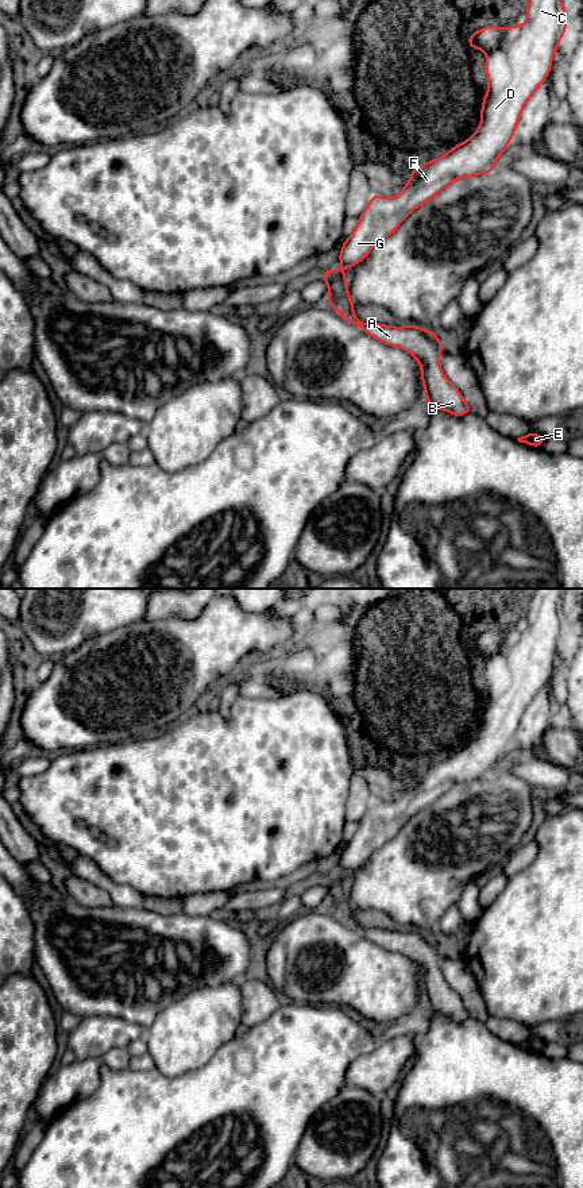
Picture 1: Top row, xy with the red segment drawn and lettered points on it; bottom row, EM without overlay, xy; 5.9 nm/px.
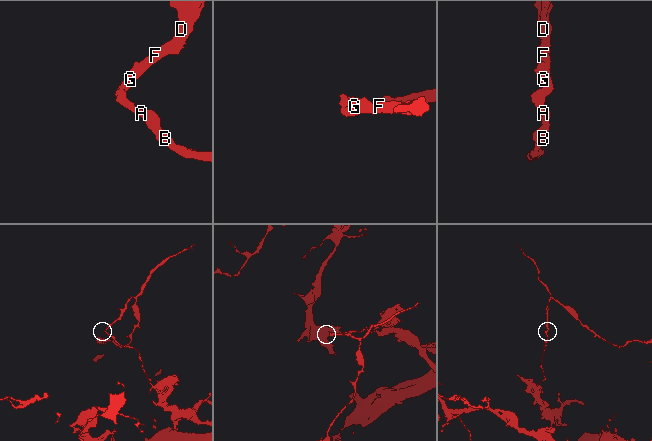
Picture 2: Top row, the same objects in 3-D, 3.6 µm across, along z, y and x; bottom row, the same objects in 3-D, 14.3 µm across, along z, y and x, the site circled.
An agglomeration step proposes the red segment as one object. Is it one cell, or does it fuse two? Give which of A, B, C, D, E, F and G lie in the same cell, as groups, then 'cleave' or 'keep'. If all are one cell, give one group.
A B E / C D F G | cleave

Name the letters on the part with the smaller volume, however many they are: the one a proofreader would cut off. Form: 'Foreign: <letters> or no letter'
Foreign: C, D, F, G

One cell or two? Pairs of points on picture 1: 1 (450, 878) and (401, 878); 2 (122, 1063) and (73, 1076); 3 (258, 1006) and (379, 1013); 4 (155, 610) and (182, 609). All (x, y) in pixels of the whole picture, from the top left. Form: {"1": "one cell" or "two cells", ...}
{"1": "one cell", "2": "one cell", "3": "two cells", "4": "one cell"}

